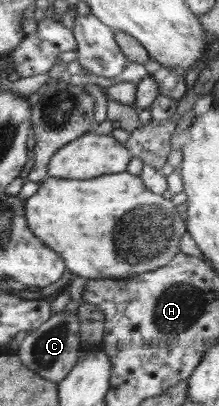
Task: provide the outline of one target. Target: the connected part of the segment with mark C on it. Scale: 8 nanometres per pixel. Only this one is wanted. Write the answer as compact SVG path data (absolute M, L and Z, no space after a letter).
M68 311L55 313L38 329L28 332L19 345L17 353L36 375L44 375L44 379L52 383L60 383L73 369L79 360L80 352L80 318Z

